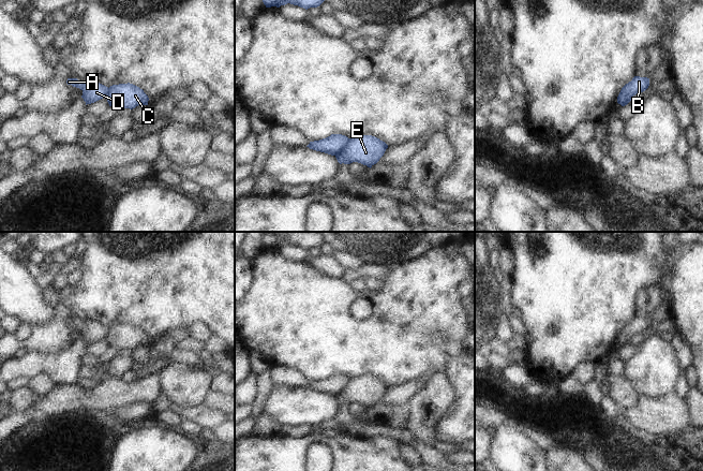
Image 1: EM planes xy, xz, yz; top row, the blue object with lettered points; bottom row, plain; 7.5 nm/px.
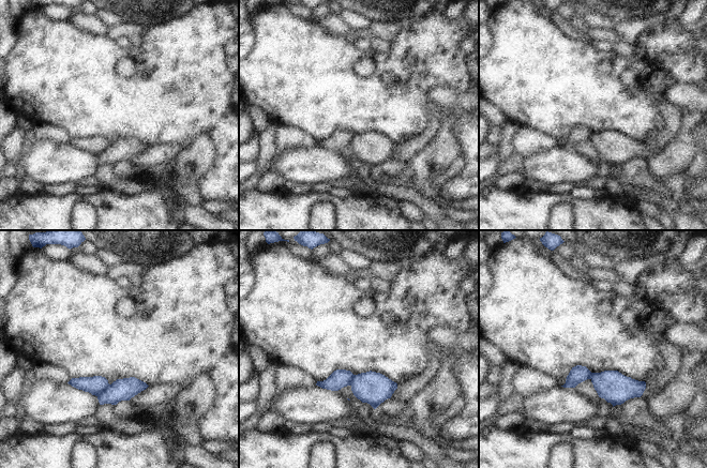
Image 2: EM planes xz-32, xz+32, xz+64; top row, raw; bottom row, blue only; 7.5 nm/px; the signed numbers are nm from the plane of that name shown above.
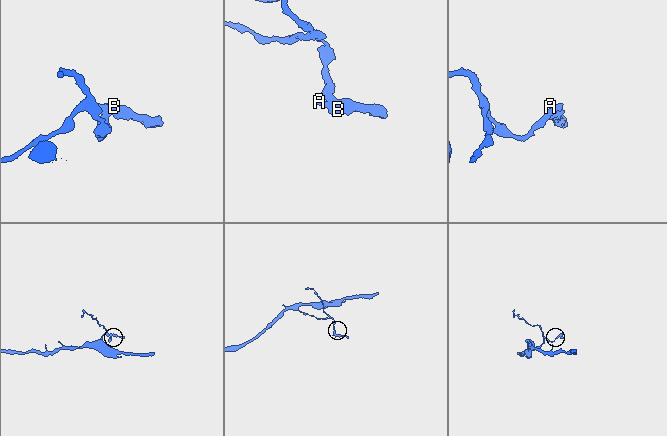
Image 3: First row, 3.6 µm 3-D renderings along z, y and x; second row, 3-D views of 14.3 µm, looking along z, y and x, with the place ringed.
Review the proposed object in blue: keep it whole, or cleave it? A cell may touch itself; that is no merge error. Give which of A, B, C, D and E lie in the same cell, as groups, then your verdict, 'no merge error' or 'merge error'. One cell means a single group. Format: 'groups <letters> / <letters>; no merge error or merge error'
groups A D / B C E; merge error

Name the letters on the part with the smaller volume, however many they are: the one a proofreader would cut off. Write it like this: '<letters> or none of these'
B, C, E

